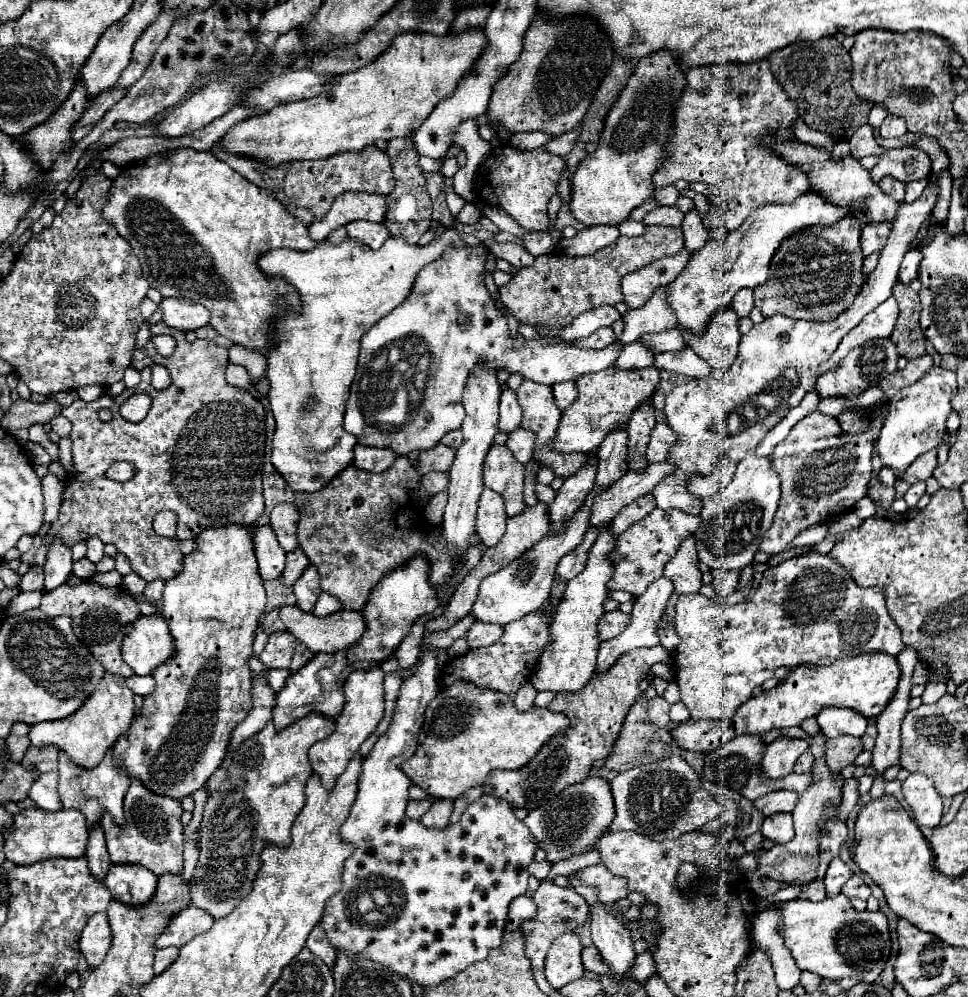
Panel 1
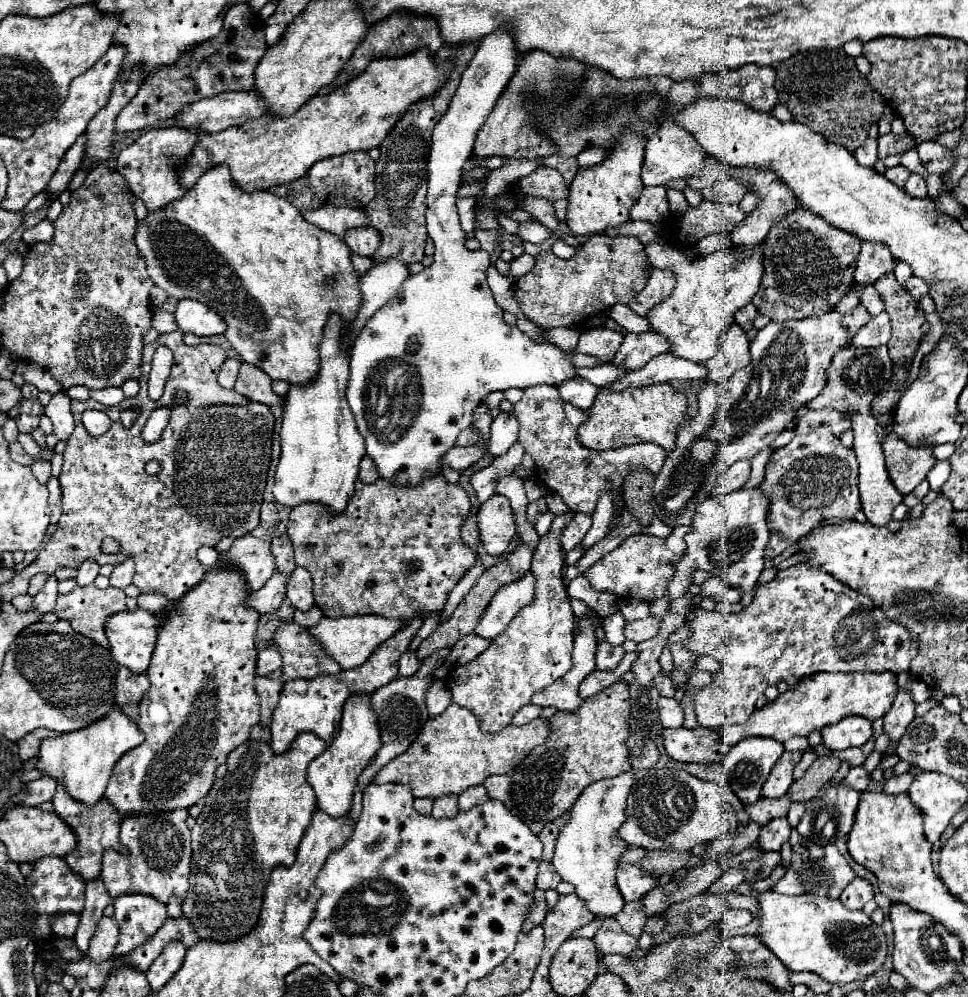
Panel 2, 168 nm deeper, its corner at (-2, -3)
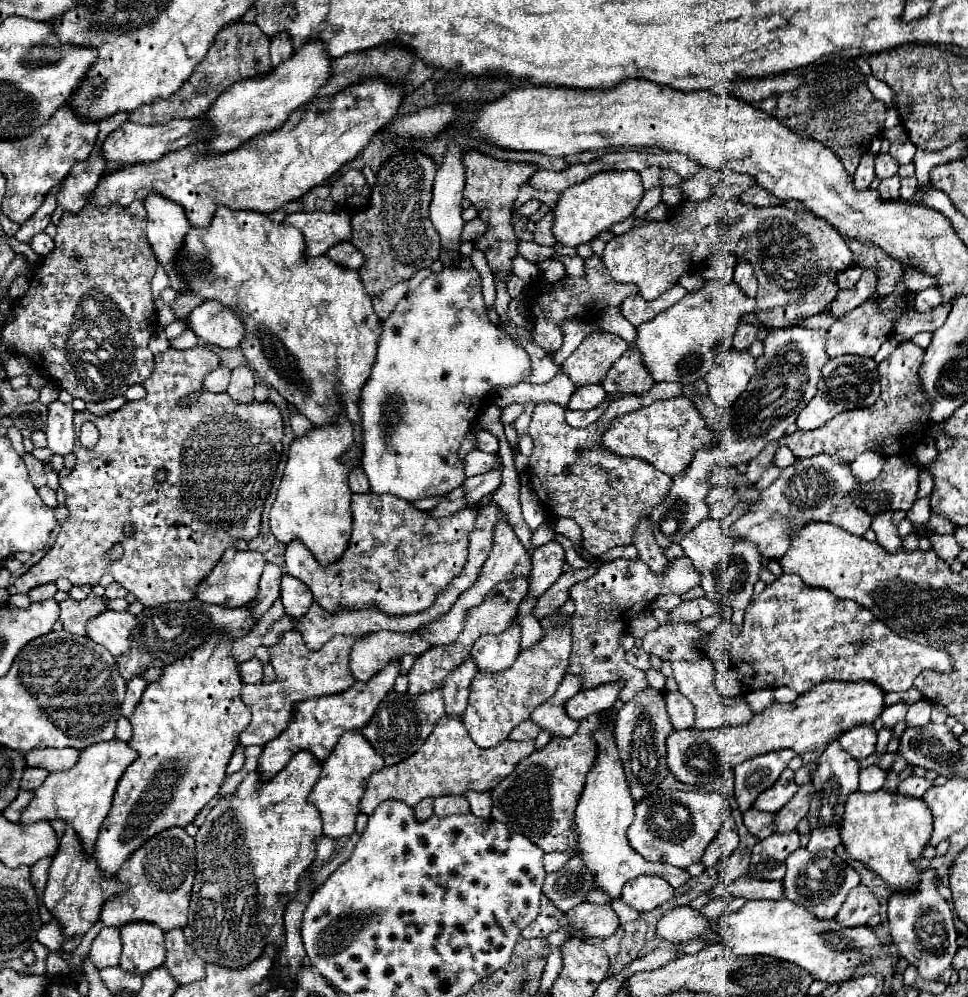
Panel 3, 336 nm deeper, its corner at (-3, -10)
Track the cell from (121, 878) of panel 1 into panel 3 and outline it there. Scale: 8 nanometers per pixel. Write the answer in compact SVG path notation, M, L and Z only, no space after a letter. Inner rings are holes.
M132 922L132 926L120 928L122 936L122 958L120 968L130 974L148 974L160 966L164 966L166 950L164 950L164 932L148 922Z

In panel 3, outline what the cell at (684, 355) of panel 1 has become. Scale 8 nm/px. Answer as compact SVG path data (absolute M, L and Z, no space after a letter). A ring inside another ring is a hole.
M608 396L608 398L604 400L604 406L598 406L596 410L588 410L588 412L566 410L566 424L572 426L572 428L586 428L586 426L594 424L594 422L600 418L600 414L608 408L608 404L610 404L614 398L616 398L616 396Z

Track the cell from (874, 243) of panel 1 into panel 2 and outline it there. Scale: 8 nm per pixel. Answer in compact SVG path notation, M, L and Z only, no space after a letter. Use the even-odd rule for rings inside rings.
M863 241L855 269L855 281L861 285L875 283L889 269L893 269L893 255L889 247L885 247L885 243Z

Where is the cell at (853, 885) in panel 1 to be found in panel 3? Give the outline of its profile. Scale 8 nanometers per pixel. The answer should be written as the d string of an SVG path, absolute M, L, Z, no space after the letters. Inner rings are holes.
M856 886L844 900L842 908L836 914L836 922L844 928L856 928L856 926L866 926L868 918L878 914L878 900L876 896L866 888L866 886Z

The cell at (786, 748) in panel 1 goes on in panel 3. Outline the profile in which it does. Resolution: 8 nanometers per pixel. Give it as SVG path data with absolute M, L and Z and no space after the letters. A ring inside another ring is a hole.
M786 768L780 778L776 780L776 784L768 790L764 790L756 802L754 802L754 808L756 810L762 810L762 812L770 812L770 814L776 814L782 806L786 806L792 796L798 792L798 786L794 782L794 772L790 768Z

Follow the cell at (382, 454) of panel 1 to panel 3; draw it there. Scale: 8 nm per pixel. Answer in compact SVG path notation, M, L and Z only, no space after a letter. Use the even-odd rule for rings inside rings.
M354 468L354 470L348 474L348 486L350 486L352 494L366 494L366 492L370 492L368 476L364 474L362 468Z

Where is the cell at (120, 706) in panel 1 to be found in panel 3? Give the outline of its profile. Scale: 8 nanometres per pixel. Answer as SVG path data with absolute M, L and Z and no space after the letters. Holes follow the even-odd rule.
M112 740L112 742L98 742L96 746L88 746L88 750L80 752L80 762L72 770L48 774L44 784L38 790L34 790L34 800L24 810L20 824L34 824L40 820L46 822L62 820L74 828L76 836L82 842L84 852L92 854L100 832L100 824L110 812L116 784L134 758L136 752L132 752L132 748L126 746L126 742Z

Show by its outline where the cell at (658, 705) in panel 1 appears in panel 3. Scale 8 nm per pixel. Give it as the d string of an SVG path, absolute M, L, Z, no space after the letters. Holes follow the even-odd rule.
M666 692L666 712L676 730L694 726L694 706L680 692Z

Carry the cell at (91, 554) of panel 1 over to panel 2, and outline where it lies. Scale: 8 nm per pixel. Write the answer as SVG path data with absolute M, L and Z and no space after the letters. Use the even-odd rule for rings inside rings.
M87 559L87 561L83 561L83 563L81 563L81 567L79 567L79 573L77 573L75 581L77 581L77 585L81 585L81 587L83 587L83 585L93 583L97 575L99 575L99 563L95 563L93 559Z

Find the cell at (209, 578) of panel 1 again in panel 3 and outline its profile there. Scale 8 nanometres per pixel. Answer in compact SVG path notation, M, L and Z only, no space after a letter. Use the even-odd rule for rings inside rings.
M216 634L216 638L208 638L206 646L188 654L180 662L164 668L164 674L158 682L148 684L142 694L140 704L128 718L132 724L132 740L128 746L138 752L138 758L128 766L124 776L118 782L112 810L104 826L100 828L100 836L96 840L94 856L98 870L104 878L116 876L120 866L154 834L168 830L172 826L186 828L194 822L196 814L218 794L220 784L226 776L228 760L238 744L238 736L248 728L252 714L244 706L240 698L240 676L238 662L230 654L232 638Z

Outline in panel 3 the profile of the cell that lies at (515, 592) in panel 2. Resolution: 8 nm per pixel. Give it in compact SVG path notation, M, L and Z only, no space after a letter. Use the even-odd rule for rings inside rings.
M512 622L504 634L488 634L472 646L472 660L482 674L508 670L520 652L520 626Z

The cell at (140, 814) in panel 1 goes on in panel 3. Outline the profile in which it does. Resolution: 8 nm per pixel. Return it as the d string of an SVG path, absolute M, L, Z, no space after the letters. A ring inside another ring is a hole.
M168 828L168 832L160 832L128 862L120 868L116 874L118 882L126 882L130 888L112 902L112 906L104 906L102 910L102 922L106 926L122 928L130 922L150 922L160 926L164 932L172 928L184 928L188 920L188 904L190 904L190 888L196 874L196 850L194 850L194 838L186 834L184 828Z

